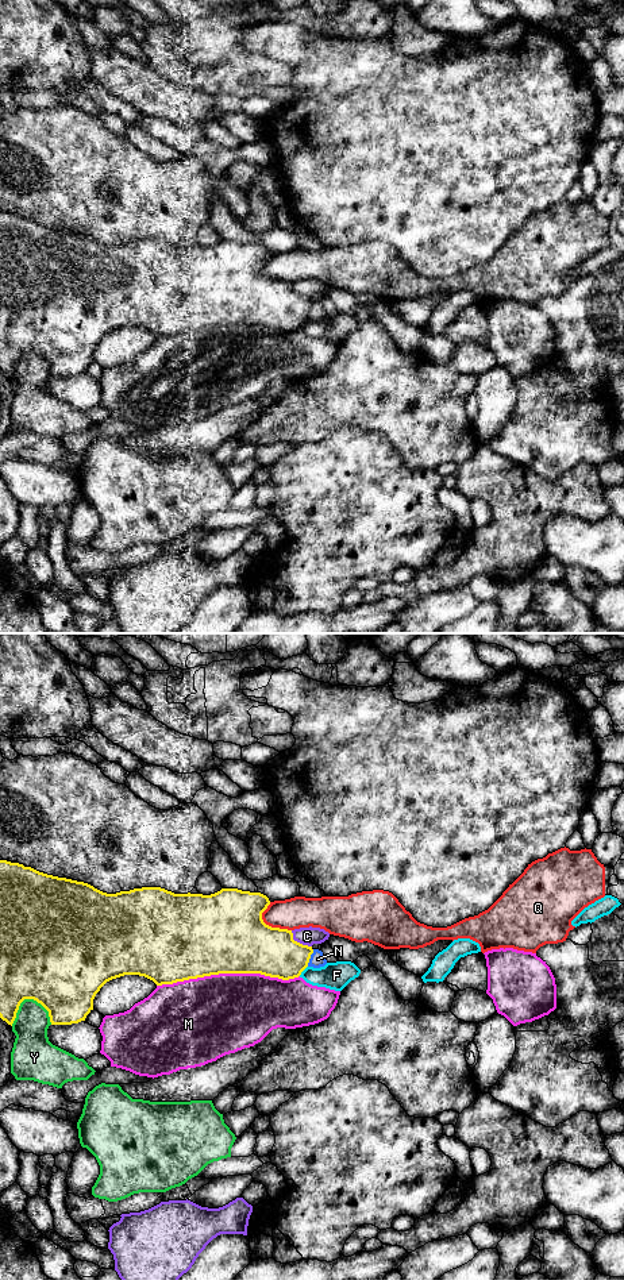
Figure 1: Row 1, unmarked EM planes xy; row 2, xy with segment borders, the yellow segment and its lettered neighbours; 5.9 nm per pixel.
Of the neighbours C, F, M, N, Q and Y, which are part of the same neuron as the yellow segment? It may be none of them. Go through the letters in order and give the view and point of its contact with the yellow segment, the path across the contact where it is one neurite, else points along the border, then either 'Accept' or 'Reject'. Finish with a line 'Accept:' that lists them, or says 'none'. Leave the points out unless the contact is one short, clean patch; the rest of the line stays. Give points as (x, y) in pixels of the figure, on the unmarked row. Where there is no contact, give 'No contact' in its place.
C: Touches yellow at xy (299, 295). Reject
F: Touches yellow at xy (303, 322). Boundary: xy (307, 317), (299, 327). Reject
M: Touches yellow at xy (227, 324). Reject
N: Touches yellow at xy (309, 309). Boundary: xy (314, 301), (307, 317). Reject
Q: Touches yellow at xy (268, 277). Reject
Y: Touches yellow at xy (29, 350). Reject
Accept: none

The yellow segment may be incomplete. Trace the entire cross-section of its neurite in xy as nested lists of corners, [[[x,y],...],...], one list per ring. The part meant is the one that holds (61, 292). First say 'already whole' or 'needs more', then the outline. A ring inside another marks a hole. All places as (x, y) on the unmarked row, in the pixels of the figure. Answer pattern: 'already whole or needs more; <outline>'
already whole; [[[0,212],[0,370],[12,378],[20,355],[34,351],[49,363],[51,377],[78,375],[93,362],[100,340],[124,327],[145,328],[157,338],[219,325],[298,329],[313,301],[294,293],[292,282],[266,277],[262,265],[269,257],[266,247],[238,240],[211,247],[174,246],[161,239],[107,246],[84,234]]]

